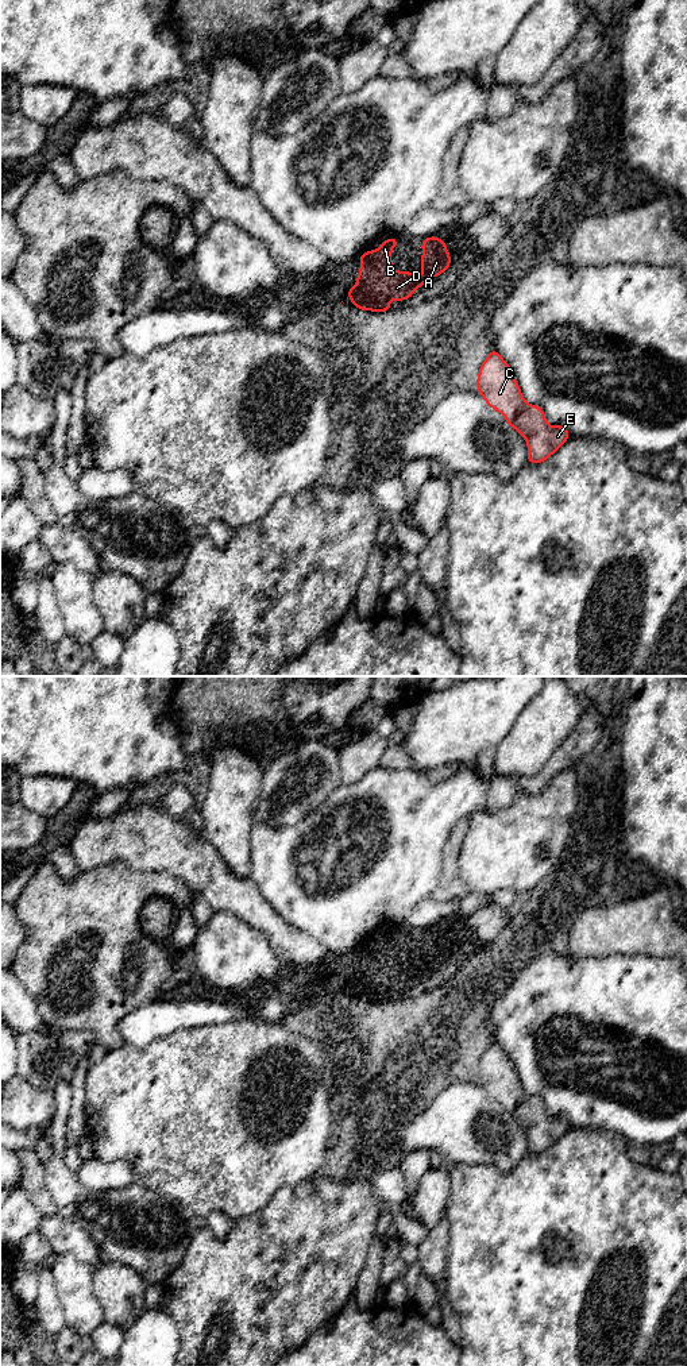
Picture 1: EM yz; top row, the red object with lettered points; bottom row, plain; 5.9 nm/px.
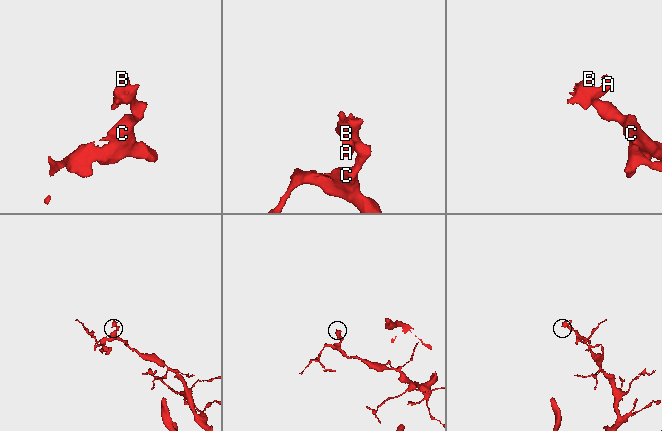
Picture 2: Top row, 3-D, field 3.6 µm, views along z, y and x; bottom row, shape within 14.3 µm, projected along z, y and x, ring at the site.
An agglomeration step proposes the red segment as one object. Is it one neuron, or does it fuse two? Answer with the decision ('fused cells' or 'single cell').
fused cells

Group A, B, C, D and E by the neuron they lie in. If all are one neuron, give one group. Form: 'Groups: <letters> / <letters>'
Groups: A B D / C E

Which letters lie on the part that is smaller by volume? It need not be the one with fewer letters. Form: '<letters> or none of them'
A, B, D

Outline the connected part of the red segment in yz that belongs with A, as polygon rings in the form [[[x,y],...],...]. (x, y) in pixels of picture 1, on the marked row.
[[[431,236],[421,242],[424,274],[412,275],[409,270],[395,271],[391,267],[391,248],[397,244],[398,239],[389,238],[378,250],[359,255],[360,271],[356,288],[373,302],[374,312],[390,310],[391,298],[409,300],[428,278],[440,275],[451,265],[445,242]]]

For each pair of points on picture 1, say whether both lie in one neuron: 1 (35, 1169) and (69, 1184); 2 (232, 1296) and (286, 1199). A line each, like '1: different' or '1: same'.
1: different
2: same

